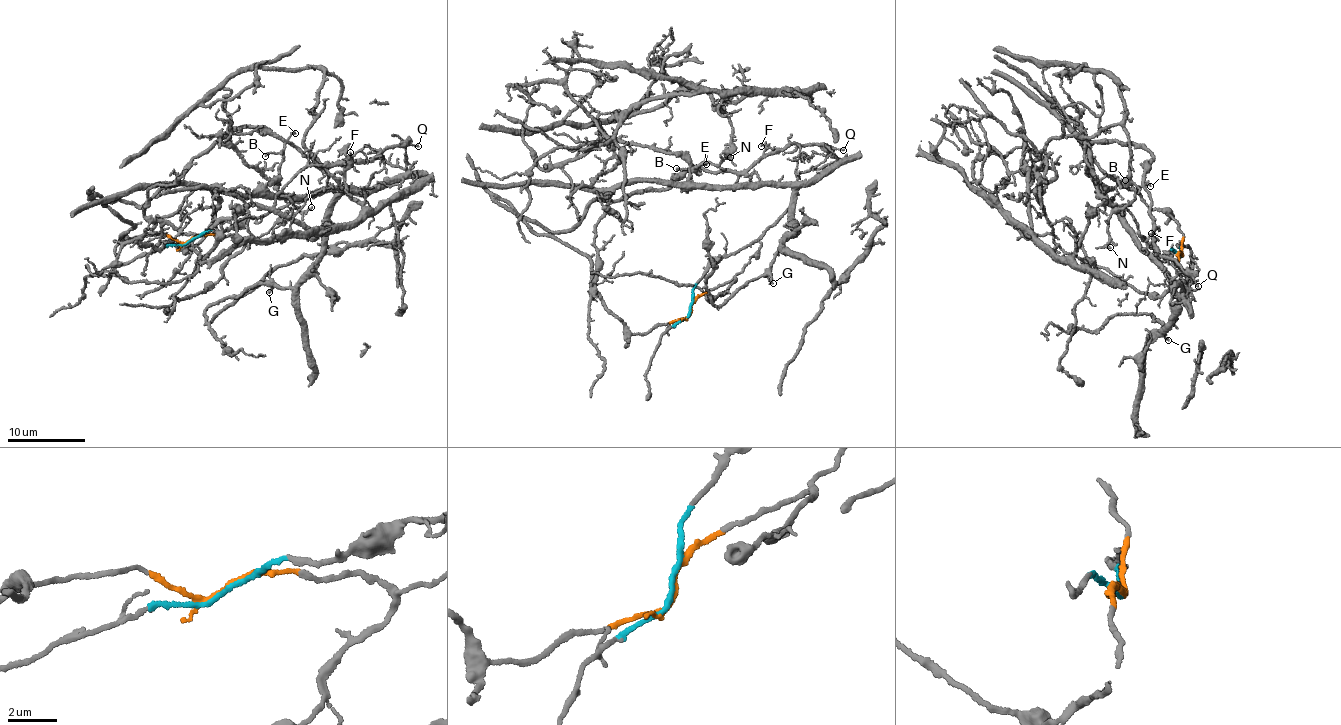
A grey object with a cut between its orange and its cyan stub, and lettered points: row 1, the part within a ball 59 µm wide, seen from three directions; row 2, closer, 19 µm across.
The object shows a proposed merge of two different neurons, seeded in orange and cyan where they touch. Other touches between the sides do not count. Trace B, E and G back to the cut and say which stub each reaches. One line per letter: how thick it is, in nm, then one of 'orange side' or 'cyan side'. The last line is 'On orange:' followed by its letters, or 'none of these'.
B: calibre 160 nm; orange side
E: calibre 150 nm; orange side
G: calibre 130 nm; cyan side
On orange: B, E

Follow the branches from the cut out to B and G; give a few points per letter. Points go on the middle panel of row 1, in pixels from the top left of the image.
B: (689, 310), (633, 334), (588, 258), (527, 225), (578, 227), (590, 202), (694, 168), (675, 169)
G: (689, 309), (708, 266), (760, 239), (786, 210), (794, 215), (799, 230), (780, 247), (771, 270), (772, 283)

